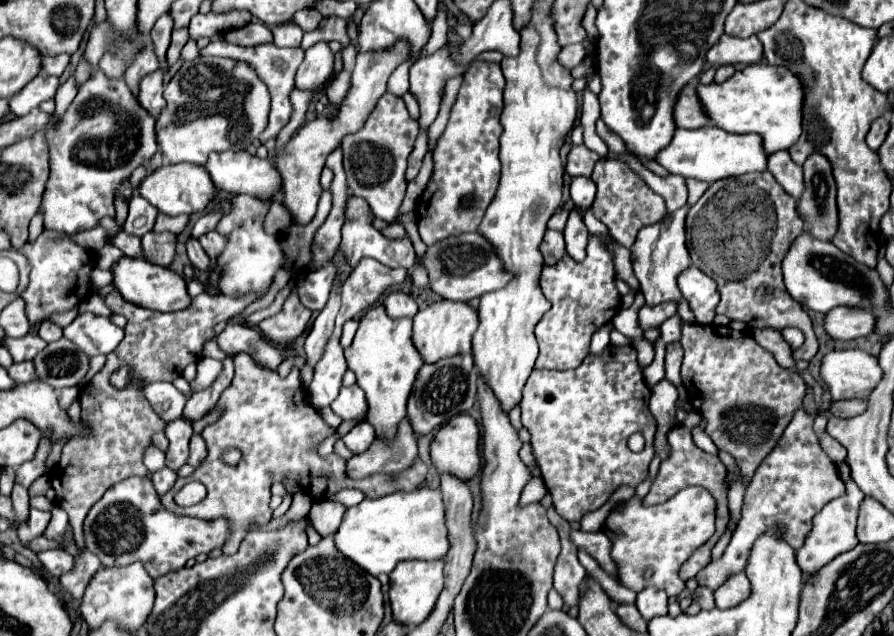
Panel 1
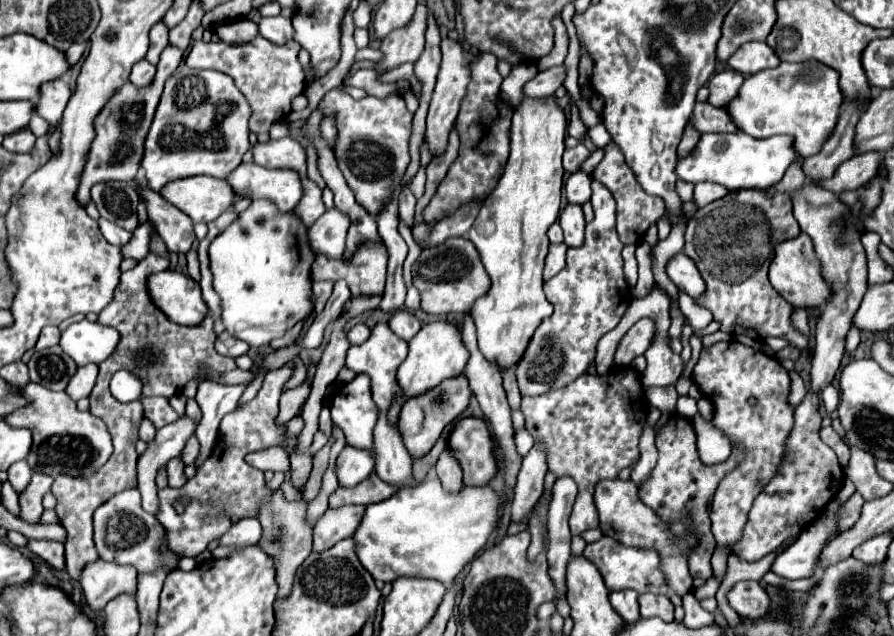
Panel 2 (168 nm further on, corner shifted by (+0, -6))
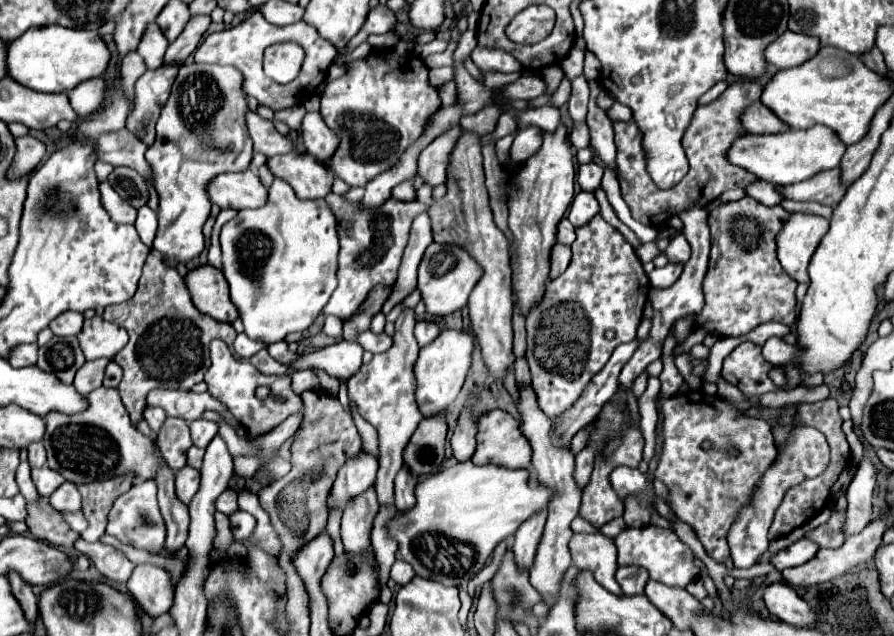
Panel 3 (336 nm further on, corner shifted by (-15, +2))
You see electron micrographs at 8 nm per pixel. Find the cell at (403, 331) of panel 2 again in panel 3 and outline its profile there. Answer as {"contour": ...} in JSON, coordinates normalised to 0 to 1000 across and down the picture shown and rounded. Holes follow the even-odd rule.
{"contour":[[[469,503],[466,513],[464,513],[464,531],[466,531],[466,538],[469,538],[471,547],[478,544],[478,541],[482,541],[491,525],[493,525],[493,519],[484,506],[471,506]]]}

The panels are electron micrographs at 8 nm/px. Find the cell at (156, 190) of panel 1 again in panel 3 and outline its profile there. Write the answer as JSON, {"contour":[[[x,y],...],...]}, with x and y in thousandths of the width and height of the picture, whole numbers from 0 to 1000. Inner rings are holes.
{"contour":[[[281,267],[263,270],[263,274],[247,274],[234,292],[234,311],[238,321],[247,327],[292,327],[299,321],[299,296],[290,283],[290,277]]]}

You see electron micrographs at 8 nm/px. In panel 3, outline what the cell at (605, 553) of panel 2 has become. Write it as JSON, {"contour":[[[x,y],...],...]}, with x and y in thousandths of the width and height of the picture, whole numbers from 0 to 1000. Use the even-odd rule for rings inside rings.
{"contour":[[[717,827],[717,830],[699,830],[688,846],[692,865],[692,890],[719,890],[724,893],[726,906],[735,915],[746,921],[766,925],[773,912],[782,906],[782,893],[777,887],[777,874],[768,855],[764,855],[753,833],[737,830],[737,827]]]}

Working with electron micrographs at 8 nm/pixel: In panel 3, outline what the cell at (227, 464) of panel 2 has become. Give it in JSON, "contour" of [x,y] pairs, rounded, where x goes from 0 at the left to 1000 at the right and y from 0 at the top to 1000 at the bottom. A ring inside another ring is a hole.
{"contour":[[[238,535],[236,538],[236,579],[229,588],[232,601],[232,616],[249,632],[254,645],[261,651],[261,657],[281,682],[290,686],[317,664],[321,654],[330,651],[339,640],[338,627],[326,613],[326,591],[296,591],[292,588],[285,575],[279,569],[265,566],[261,557],[256,557],[256,547],[249,535]],[[290,607],[301,610],[299,626],[287,626],[285,613]]]}

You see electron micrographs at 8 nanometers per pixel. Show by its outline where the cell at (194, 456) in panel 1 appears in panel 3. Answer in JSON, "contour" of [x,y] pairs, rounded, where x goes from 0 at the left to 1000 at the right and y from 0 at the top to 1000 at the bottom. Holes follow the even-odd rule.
{"contour":[[[229,657],[216,660],[216,664],[211,667],[211,673],[214,673],[216,698],[218,698],[220,704],[229,704],[229,701],[238,692],[238,686],[243,682],[243,676],[245,676],[245,670],[243,670],[240,664],[229,660]]]}

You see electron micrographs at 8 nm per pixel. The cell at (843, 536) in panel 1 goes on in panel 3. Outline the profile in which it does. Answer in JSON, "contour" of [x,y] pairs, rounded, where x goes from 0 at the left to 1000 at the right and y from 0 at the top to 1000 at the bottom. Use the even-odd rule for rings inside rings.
{"contour":[[[896,846],[896,849],[891,849],[891,852],[887,852],[883,862],[871,865],[869,871],[865,871],[862,881],[860,881],[860,887],[862,887],[867,896],[896,890],[898,884],[907,881],[914,865],[916,865],[916,862],[912,862],[912,855],[903,852],[903,846]]]}

